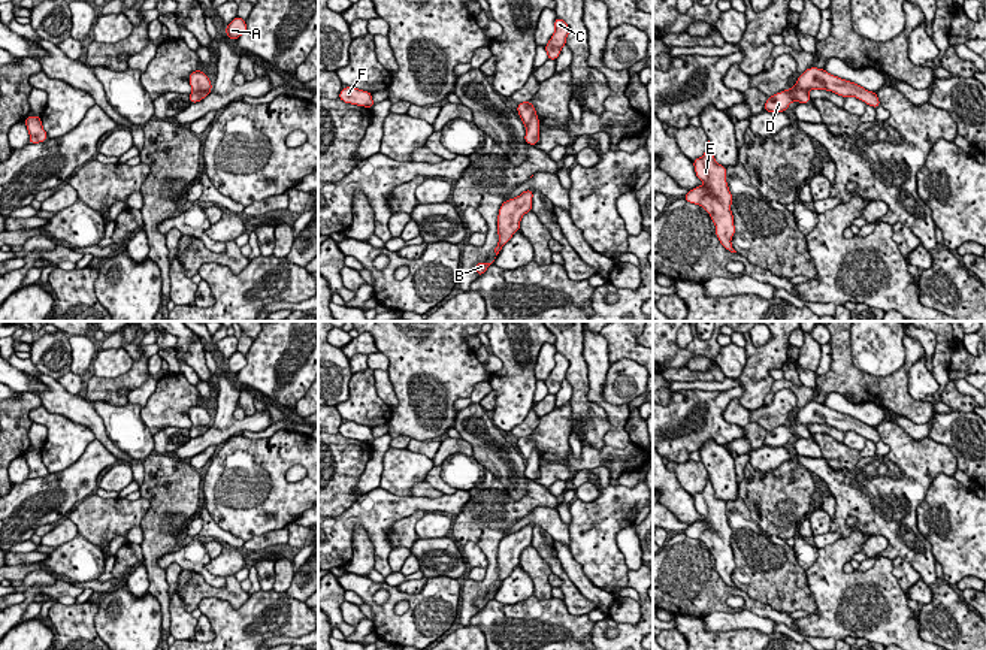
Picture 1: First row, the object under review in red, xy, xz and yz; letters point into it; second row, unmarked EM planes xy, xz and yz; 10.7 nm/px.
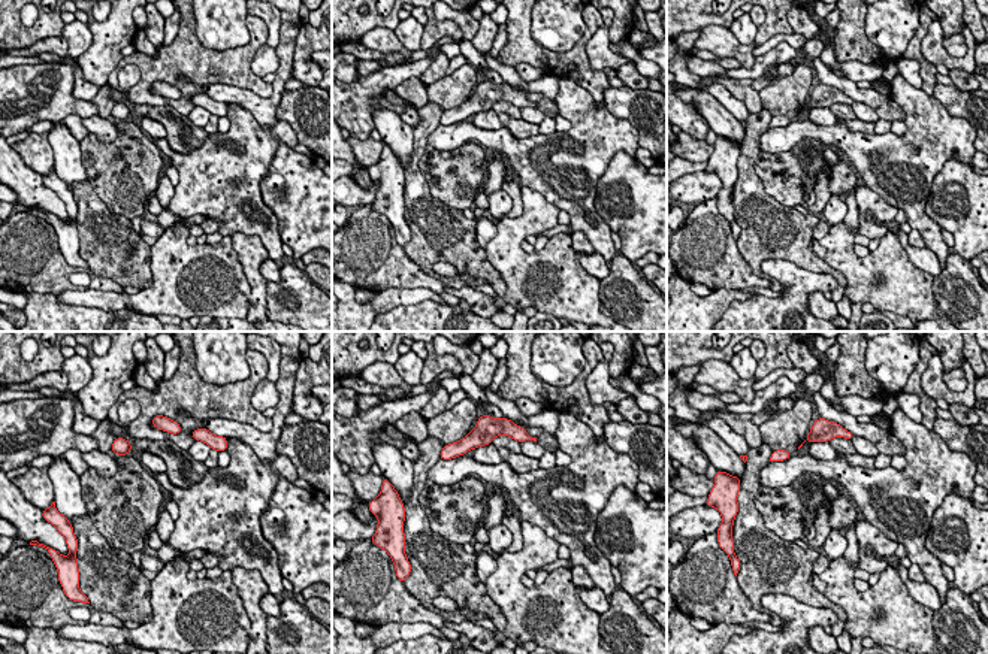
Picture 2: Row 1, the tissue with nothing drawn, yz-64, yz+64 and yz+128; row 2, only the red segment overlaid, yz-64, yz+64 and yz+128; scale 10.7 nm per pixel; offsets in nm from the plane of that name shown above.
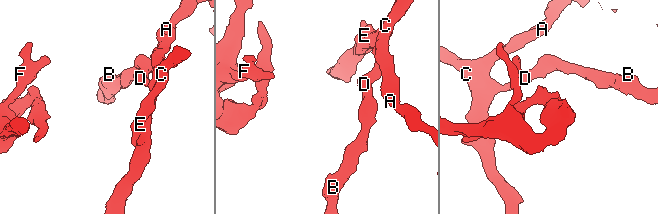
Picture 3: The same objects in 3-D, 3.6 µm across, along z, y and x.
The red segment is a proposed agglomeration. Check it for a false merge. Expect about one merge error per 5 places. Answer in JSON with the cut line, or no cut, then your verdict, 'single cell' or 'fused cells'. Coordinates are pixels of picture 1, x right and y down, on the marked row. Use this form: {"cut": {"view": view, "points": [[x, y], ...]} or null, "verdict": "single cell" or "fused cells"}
{"cut": null, "verdict": "single cell"}

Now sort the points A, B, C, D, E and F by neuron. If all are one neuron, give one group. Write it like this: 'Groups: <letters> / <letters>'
Groups: A B C D E F

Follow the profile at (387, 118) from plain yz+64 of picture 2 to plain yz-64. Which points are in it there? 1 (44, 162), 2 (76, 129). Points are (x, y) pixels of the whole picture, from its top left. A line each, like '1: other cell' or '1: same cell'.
1: other cell
2: other cell

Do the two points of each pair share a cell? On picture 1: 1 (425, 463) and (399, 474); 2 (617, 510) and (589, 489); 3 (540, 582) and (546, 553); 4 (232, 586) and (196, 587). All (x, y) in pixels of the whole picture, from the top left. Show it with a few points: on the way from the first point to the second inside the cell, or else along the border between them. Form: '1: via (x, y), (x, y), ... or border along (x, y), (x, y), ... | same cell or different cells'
1: via (419, 465), (405, 468) | same cell
2: border along (599, 489), (599, 495), (592, 501), (577, 499) | different cells
3: border along (531, 546), (552, 573) | different cells
4: via (223, 590), (205, 590) | same cell

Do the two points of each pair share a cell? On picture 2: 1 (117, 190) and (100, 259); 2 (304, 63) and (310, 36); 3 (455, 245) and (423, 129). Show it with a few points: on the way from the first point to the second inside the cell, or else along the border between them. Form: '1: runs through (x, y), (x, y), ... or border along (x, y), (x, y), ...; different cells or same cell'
1: border along (90, 184), (109, 209), (130, 220); different cells
2: runs through (304, 57), (308, 42); same cell
3: runs through (428, 217), (417, 199), (414, 182), (416, 157); same cell

